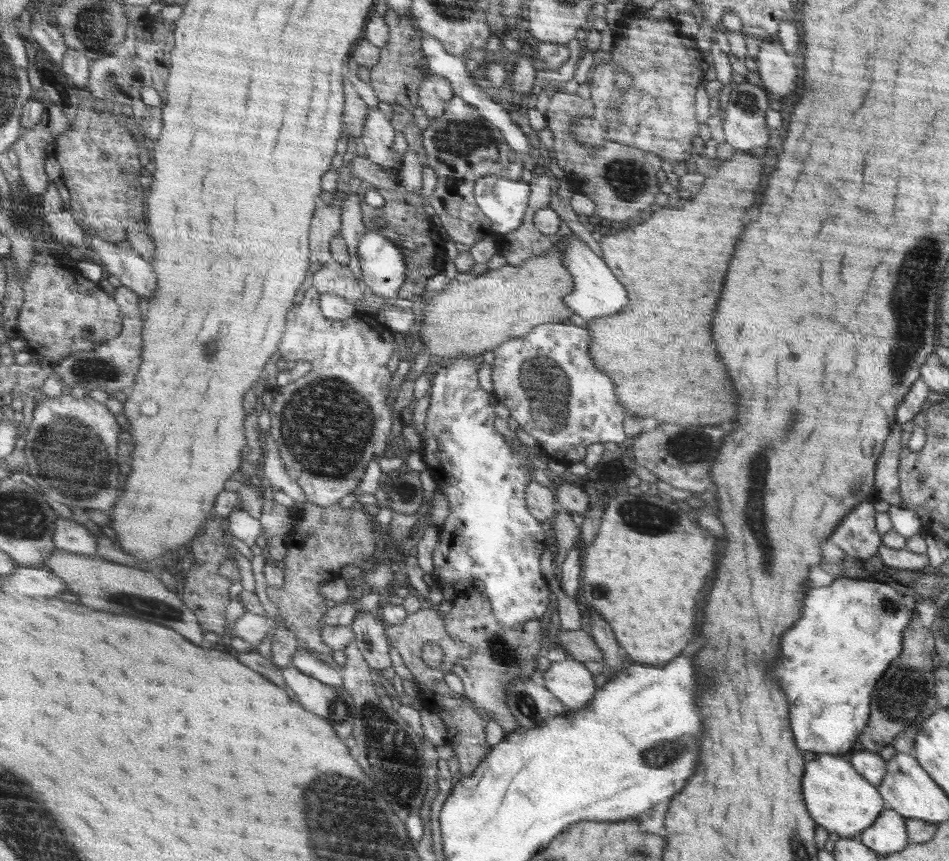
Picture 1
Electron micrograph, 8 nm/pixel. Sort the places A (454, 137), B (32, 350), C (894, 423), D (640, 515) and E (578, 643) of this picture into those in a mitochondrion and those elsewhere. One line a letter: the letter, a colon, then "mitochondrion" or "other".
A: mitochondrion
B: other
C: other
D: mitochondrion
E: other

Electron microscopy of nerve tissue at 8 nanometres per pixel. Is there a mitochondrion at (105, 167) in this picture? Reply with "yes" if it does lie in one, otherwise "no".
no

